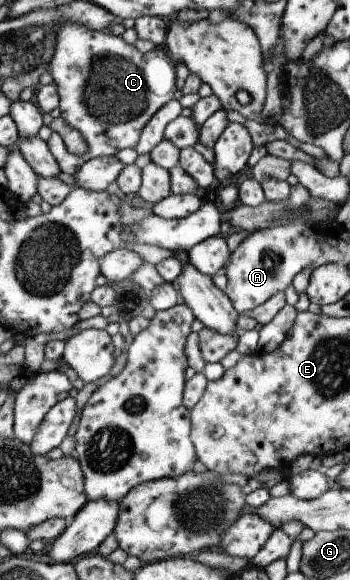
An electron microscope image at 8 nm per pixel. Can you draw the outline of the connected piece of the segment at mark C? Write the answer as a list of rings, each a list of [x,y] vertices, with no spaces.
[[[67,18],[59,24],[59,30],[54,33],[53,40],[55,40],[55,52],[51,54],[51,60],[49,60],[49,64],[47,64],[47,72],[51,78],[52,83],[55,84],[55,90],[58,96],[58,108],[61,119],[72,129],[77,130],[84,139],[85,145],[88,150],[84,152],[81,156],[69,153],[59,134],[52,133],[49,136],[49,140],[46,141],[47,149],[51,154],[53,160],[57,164],[59,171],[65,174],[69,174],[69,176],[73,176],[75,174],[77,168],[87,162],[87,160],[96,158],[96,157],[107,157],[108,155],[115,155],[119,150],[123,150],[125,148],[135,149],[135,146],[138,142],[139,134],[143,129],[143,126],[149,121],[149,118],[164,106],[169,100],[173,99],[173,94],[176,92],[175,88],[175,66],[173,62],[170,60],[168,56],[166,56],[165,52],[161,52],[159,50],[151,50],[147,52],[147,54],[141,54],[135,46],[127,44],[127,42],[123,42],[123,38],[121,36],[116,36],[111,34],[110,27],[103,28],[103,30],[87,30],[85,26],[81,26],[81,24],[75,24],[75,22],[69,22]]]

